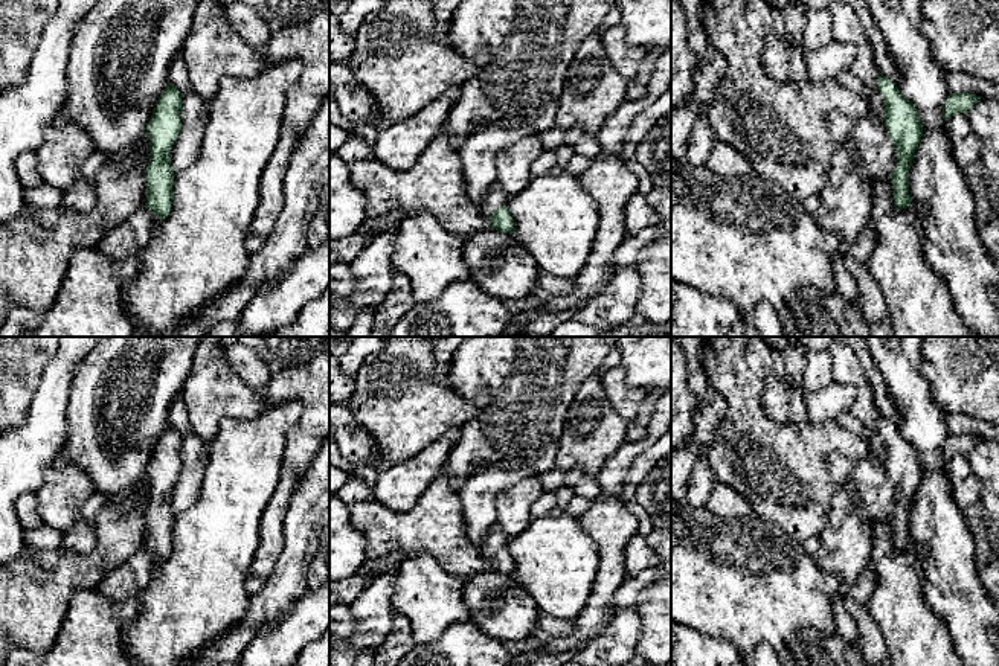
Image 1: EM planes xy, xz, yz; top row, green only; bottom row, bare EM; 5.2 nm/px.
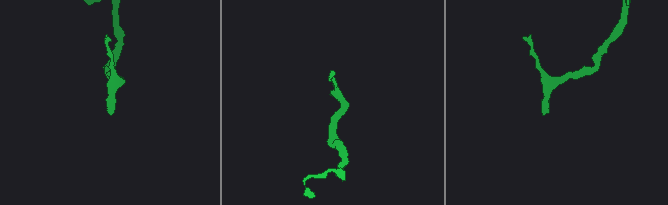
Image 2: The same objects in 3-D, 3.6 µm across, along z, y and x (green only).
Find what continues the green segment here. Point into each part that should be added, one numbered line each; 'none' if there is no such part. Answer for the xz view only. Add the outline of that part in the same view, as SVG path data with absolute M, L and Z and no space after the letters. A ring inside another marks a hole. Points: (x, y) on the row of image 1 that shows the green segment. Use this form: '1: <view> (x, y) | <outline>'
1: xz (494, 197) | M496 180L493 181L483 197L483 201L480 204L480 210L483 218L490 218L499 207L506 206L508 197L505 195L505 191L502 184Z

